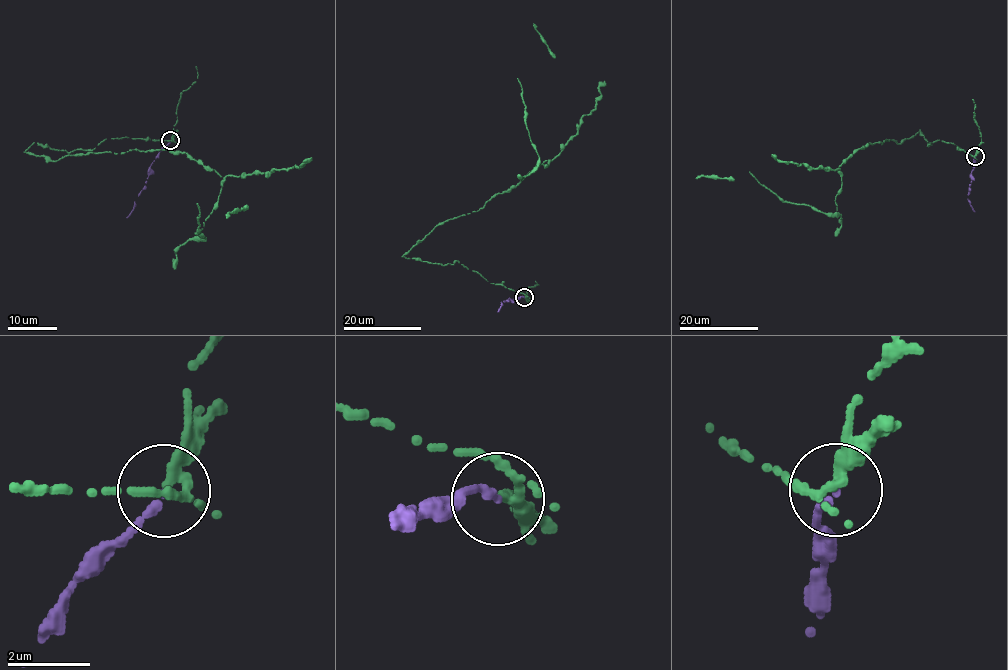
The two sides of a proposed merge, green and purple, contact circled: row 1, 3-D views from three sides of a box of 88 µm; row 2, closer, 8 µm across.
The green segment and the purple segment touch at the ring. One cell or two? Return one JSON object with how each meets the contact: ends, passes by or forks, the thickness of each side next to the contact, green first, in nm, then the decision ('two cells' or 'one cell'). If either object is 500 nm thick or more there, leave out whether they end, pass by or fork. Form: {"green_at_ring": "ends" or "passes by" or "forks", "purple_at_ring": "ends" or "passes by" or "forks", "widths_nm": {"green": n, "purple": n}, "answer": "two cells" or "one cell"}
{"green_at_ring": "forks", "purple_at_ring": "ends", "widths_nm": {"green": 190, "purple": 220}, "answer": "two cells"}

